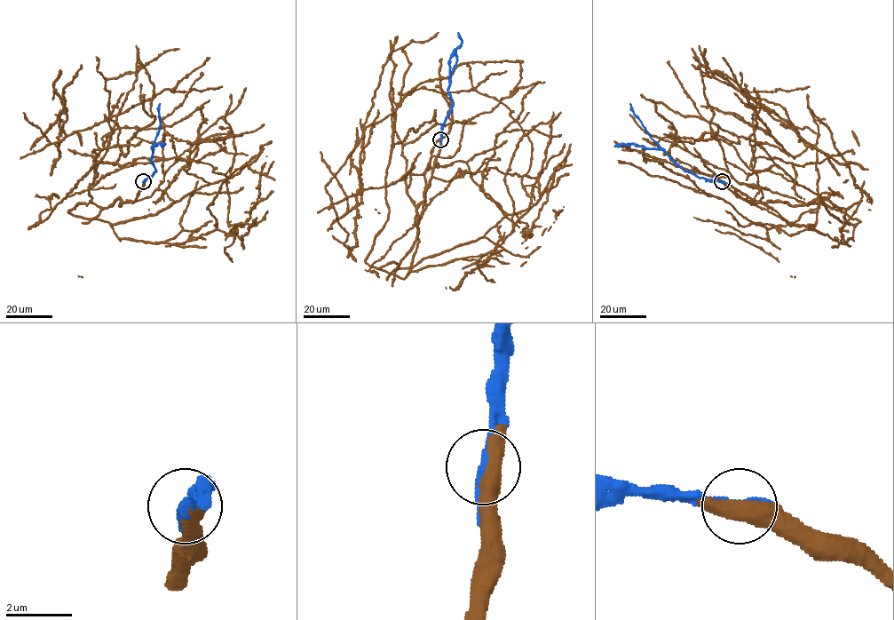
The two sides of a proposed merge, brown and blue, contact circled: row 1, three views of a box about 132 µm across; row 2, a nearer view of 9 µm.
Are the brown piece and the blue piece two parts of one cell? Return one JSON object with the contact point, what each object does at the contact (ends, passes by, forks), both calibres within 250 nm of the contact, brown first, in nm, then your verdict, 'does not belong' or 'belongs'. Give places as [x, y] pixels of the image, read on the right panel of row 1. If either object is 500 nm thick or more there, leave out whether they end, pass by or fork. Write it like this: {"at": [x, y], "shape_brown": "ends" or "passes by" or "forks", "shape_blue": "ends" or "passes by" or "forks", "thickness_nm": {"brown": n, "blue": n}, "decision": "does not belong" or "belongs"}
{"at": [722, 181], "shape_brown": "passes by", "shape_blue": "passes by", "thickness_nm": {"brown": 480, "blue": 240}, "decision": "belongs"}

